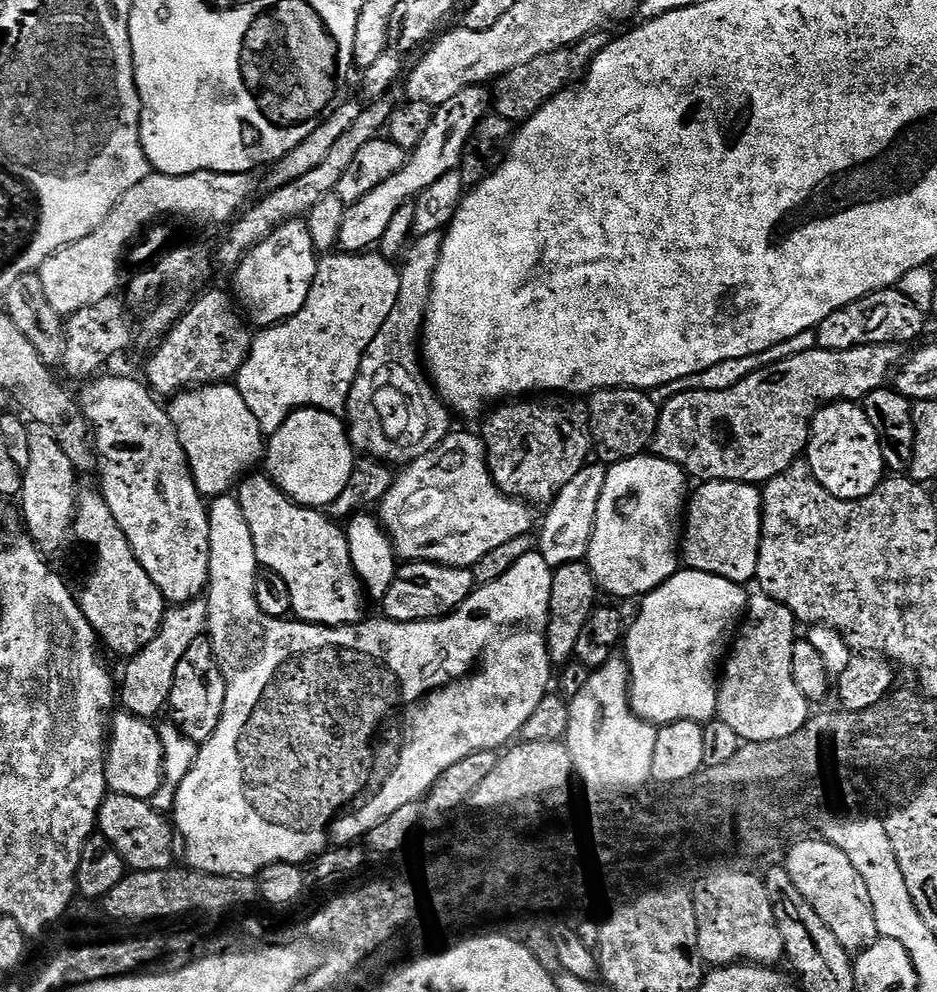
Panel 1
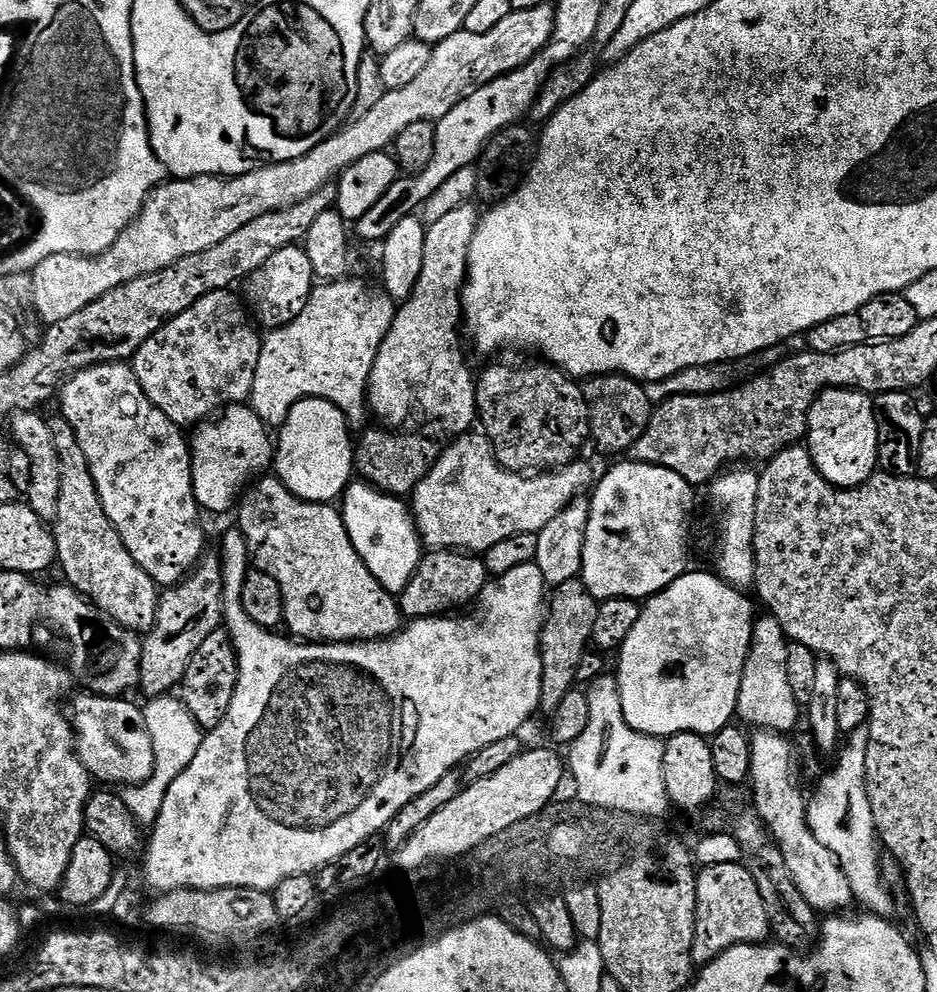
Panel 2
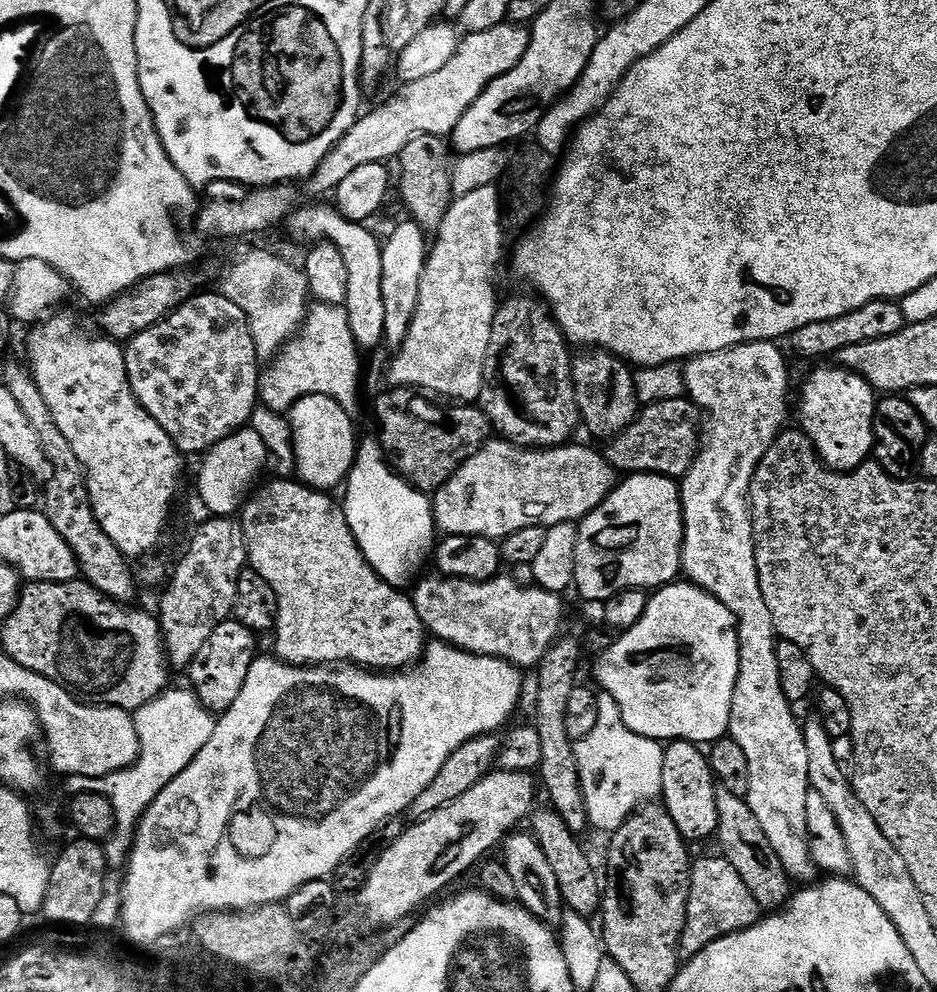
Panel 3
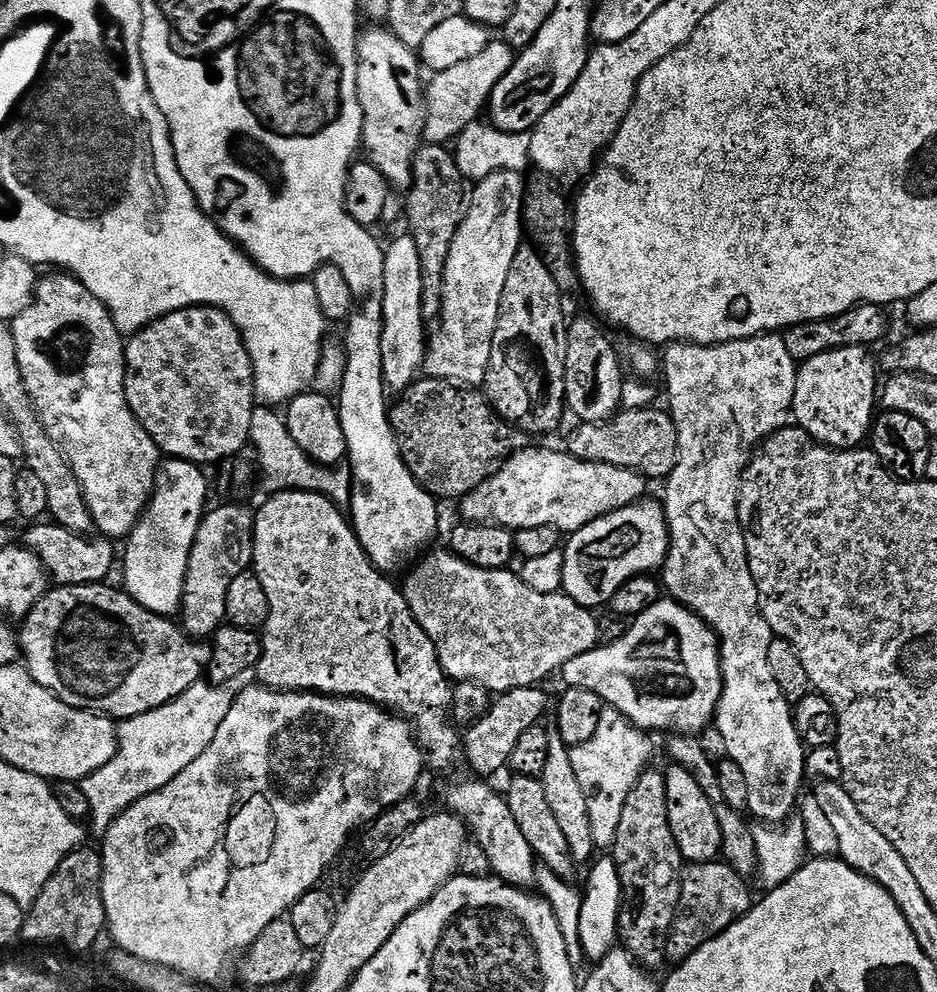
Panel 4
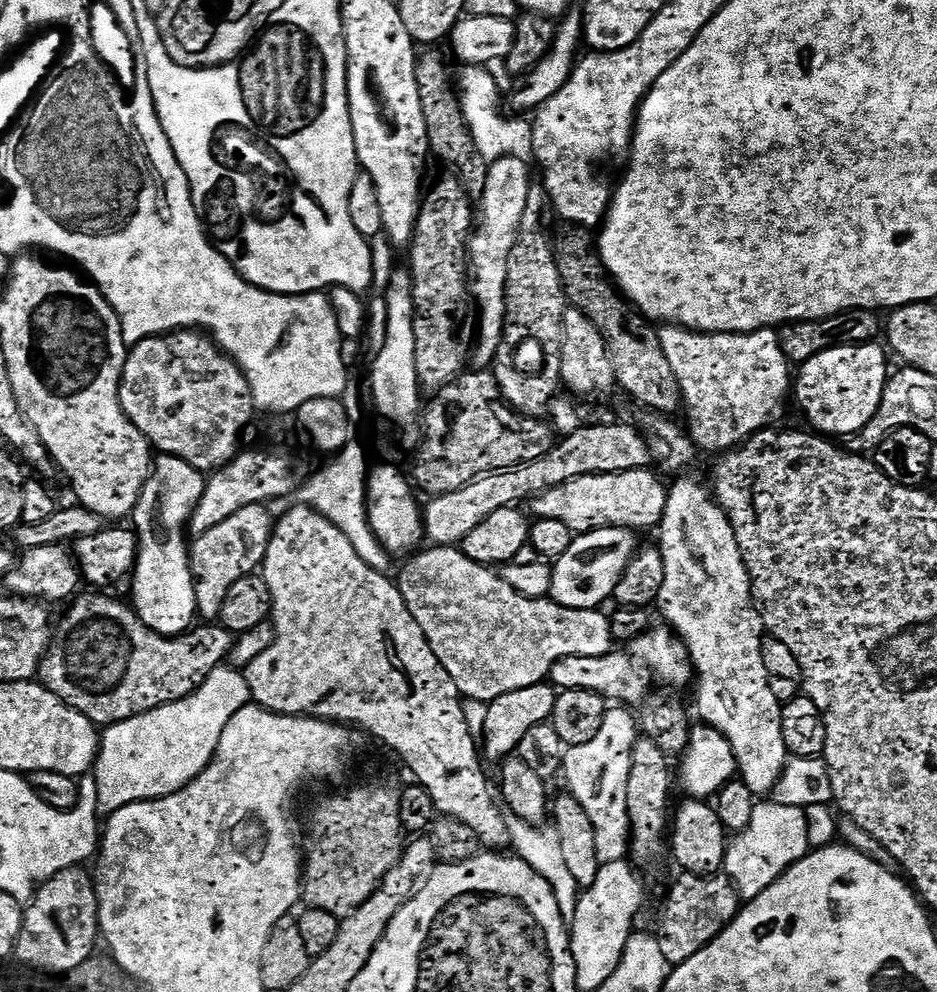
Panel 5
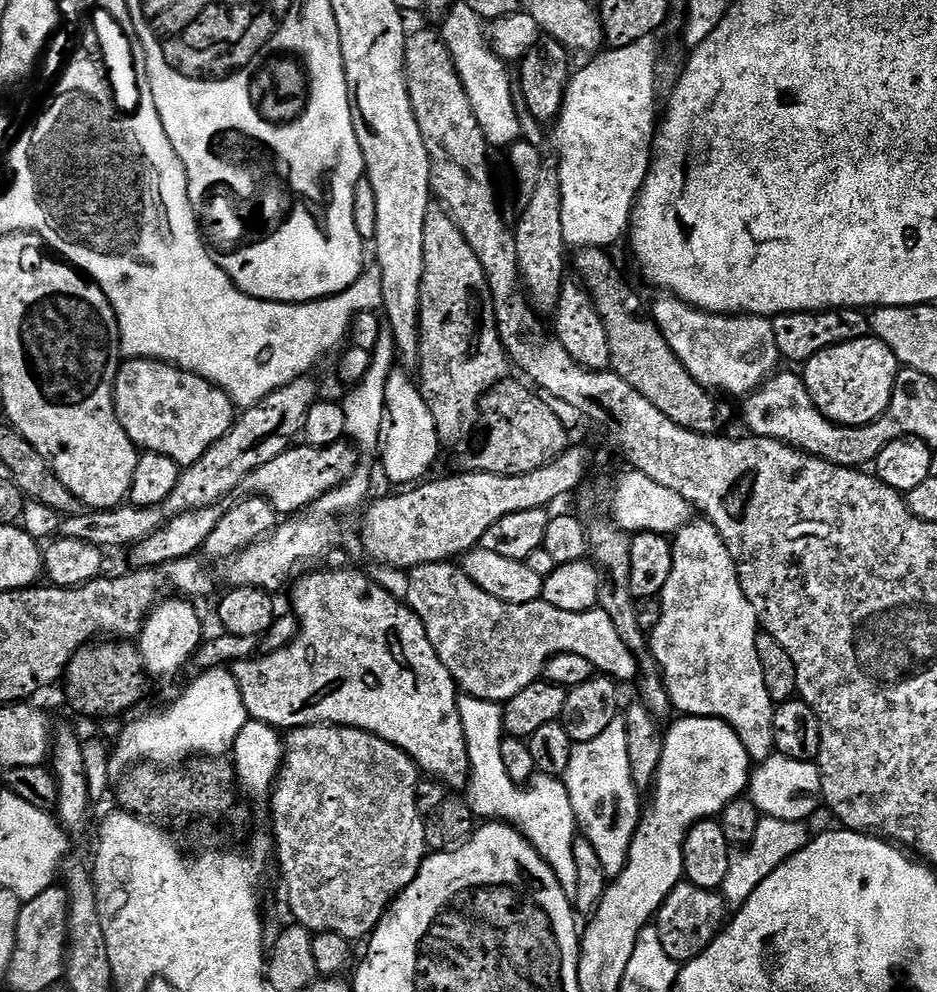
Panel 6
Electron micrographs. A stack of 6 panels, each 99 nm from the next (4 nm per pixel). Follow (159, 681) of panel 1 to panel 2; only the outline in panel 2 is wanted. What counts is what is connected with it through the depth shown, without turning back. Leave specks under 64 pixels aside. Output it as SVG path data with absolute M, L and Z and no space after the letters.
M205 554L184 579L160 592L156 621L143 637L139 691L144 691L145 697L153 698L169 695L175 684L176 687L183 685L190 658L198 654L202 642L206 642L210 634L221 631L223 619L224 575L220 557Z

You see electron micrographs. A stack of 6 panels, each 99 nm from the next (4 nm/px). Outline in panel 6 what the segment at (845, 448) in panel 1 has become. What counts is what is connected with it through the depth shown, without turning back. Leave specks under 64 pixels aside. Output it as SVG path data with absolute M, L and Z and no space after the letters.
M865 338L824 348L806 361L802 375L806 390L827 420L833 420L837 426L858 428L872 423L888 409L901 371L902 365L890 346L875 338Z

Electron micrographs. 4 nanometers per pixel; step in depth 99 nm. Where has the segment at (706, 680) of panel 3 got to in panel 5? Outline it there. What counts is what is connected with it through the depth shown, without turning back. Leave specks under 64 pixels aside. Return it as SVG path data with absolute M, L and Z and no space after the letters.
M649 627L647 632L631 641L627 645L628 656L613 650L607 656L571 656L559 660L552 667L551 683L560 690L590 690L609 702L623 702L628 706L639 705L647 699L654 685L684 690L694 680L692 659L679 635L674 634L671 627L663 627Z

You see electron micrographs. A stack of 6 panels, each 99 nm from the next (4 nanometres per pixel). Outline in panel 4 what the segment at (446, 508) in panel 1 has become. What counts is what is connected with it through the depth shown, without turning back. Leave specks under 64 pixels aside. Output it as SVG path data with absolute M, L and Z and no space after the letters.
M529 446L521 452L513 452L491 476L487 476L477 488L462 497L458 507L464 515L461 517L469 524L500 524L513 530L526 526L554 526L561 534L571 534L614 510L622 510L645 499L644 484L645 477L625 468L579 460L567 450L555 452L552 448Z

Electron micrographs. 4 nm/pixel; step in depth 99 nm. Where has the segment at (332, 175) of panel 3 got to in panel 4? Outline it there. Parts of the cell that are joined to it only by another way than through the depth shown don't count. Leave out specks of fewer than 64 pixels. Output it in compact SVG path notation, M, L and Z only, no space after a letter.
M491 42L480 54L470 58L460 64L435 73L426 84L426 111L424 114L424 134L423 139L429 144L447 145L455 141L457 136L466 130L466 126L477 123L481 119L480 111L485 111L489 103L489 96L495 88L495 84L511 70L514 61L514 49L509 44L503 42Z

